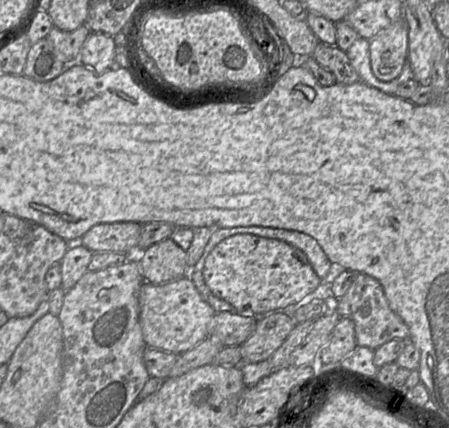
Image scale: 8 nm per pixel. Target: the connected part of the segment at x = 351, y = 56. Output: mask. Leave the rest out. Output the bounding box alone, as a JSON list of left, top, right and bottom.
[346,37,414,95]

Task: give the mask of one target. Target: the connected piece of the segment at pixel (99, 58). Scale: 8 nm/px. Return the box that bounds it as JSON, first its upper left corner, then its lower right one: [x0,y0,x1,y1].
[77,33,115,73]

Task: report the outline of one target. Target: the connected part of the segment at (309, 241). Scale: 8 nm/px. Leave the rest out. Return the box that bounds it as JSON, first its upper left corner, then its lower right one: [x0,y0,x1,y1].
[239,226,331,279]

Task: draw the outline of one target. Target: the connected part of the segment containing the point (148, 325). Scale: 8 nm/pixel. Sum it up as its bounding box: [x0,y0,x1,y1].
[139,276,215,354]

